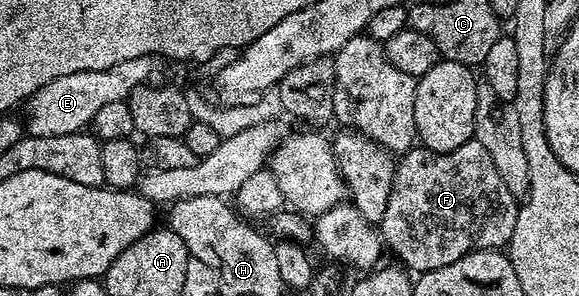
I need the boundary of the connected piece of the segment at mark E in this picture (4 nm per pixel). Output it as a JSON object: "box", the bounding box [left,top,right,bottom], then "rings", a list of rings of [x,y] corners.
{"box":[25,56,156,137],"rings":[[[152,56],[133,57],[133,61],[121,61],[117,65],[109,65],[109,69],[96,71],[82,71],[81,73],[68,73],[66,77],[57,77],[57,81],[49,81],[41,89],[37,89],[26,100],[27,119],[25,118],[25,131],[27,135],[37,137],[61,137],[65,133],[83,131],[97,115],[101,105],[113,105],[113,101],[125,101],[135,92],[136,87],[141,87],[152,82],[155,75],[156,60]]]}

